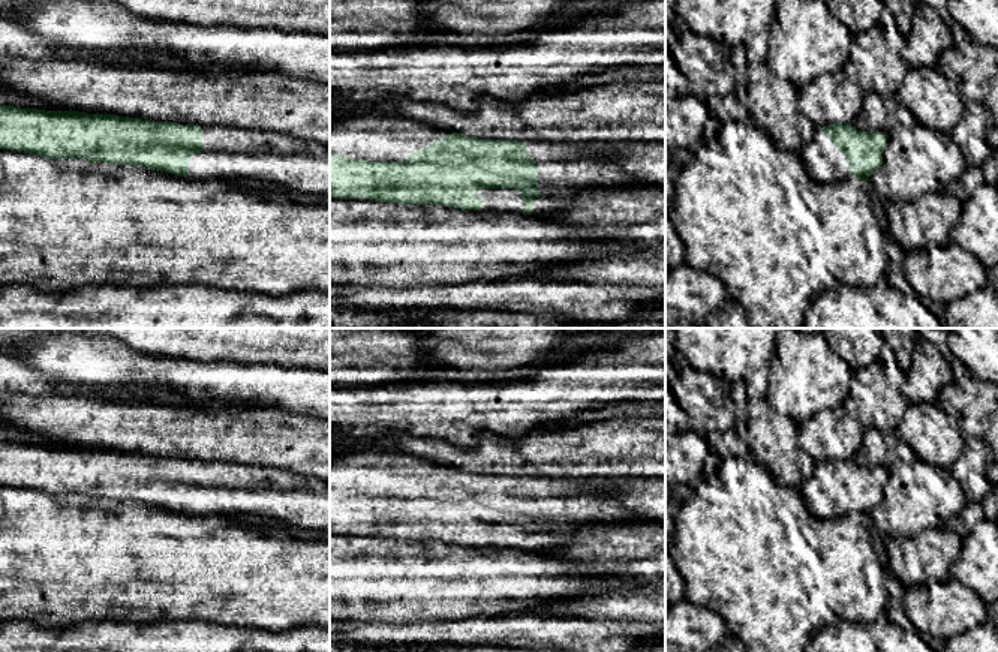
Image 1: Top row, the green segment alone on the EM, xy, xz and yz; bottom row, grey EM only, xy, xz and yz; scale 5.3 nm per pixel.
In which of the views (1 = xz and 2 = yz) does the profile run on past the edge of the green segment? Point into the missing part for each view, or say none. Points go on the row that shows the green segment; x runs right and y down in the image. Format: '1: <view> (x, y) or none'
1: none
2: none

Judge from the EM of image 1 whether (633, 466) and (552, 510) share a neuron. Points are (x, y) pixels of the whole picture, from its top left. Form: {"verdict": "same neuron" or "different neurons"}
{"verdict": "different neurons"}

